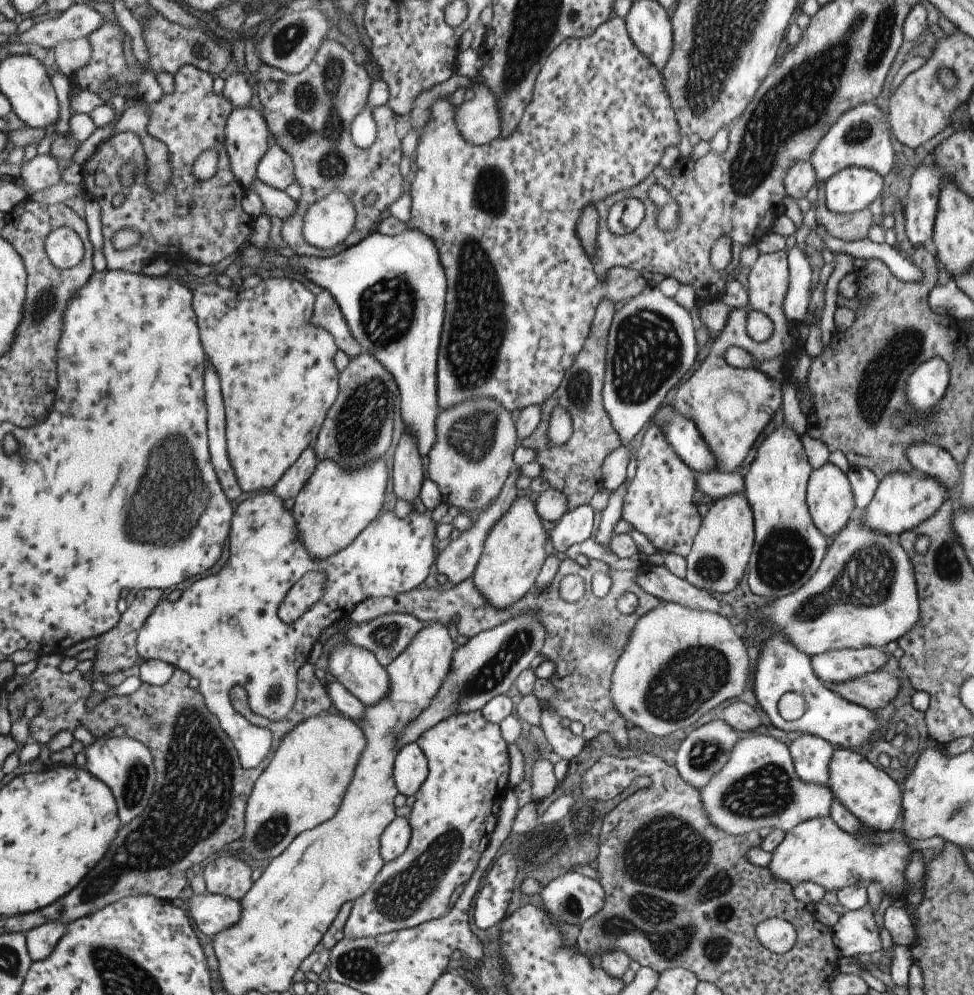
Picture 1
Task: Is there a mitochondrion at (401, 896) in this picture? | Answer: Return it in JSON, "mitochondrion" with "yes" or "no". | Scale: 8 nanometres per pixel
{"mitochondrion":"yes"}

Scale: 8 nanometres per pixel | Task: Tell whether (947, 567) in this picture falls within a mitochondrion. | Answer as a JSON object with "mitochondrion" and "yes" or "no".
{"mitochondrion":"yes"}

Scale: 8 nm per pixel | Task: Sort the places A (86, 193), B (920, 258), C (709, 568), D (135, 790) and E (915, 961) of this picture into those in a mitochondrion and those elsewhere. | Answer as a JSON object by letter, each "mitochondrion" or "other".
{"A":"other","B":"other","C":"mitochondrion","D":"mitochondrion","E":"other"}

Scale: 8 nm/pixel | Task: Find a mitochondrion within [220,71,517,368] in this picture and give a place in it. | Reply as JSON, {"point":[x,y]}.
{"point":[387,310]}

